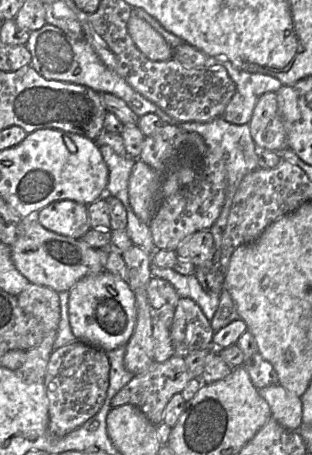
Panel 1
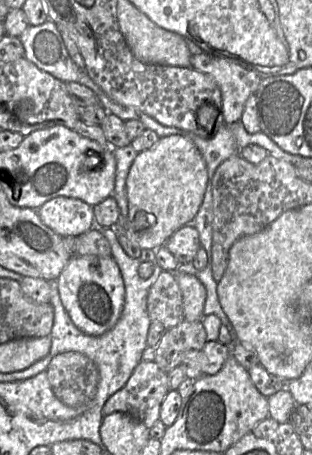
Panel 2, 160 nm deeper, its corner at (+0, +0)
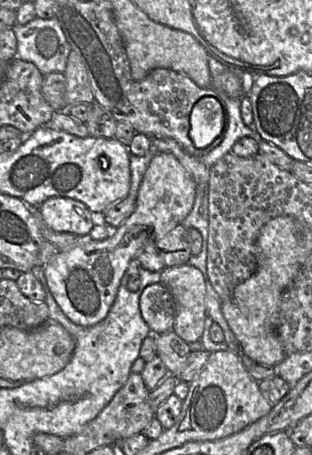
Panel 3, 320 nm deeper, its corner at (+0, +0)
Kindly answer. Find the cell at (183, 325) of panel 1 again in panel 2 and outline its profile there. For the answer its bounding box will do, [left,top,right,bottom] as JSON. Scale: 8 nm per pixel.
[154,319,207,373]

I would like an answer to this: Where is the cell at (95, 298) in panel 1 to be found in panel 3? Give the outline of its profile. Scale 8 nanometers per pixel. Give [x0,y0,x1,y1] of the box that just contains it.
[44,153,195,326]

